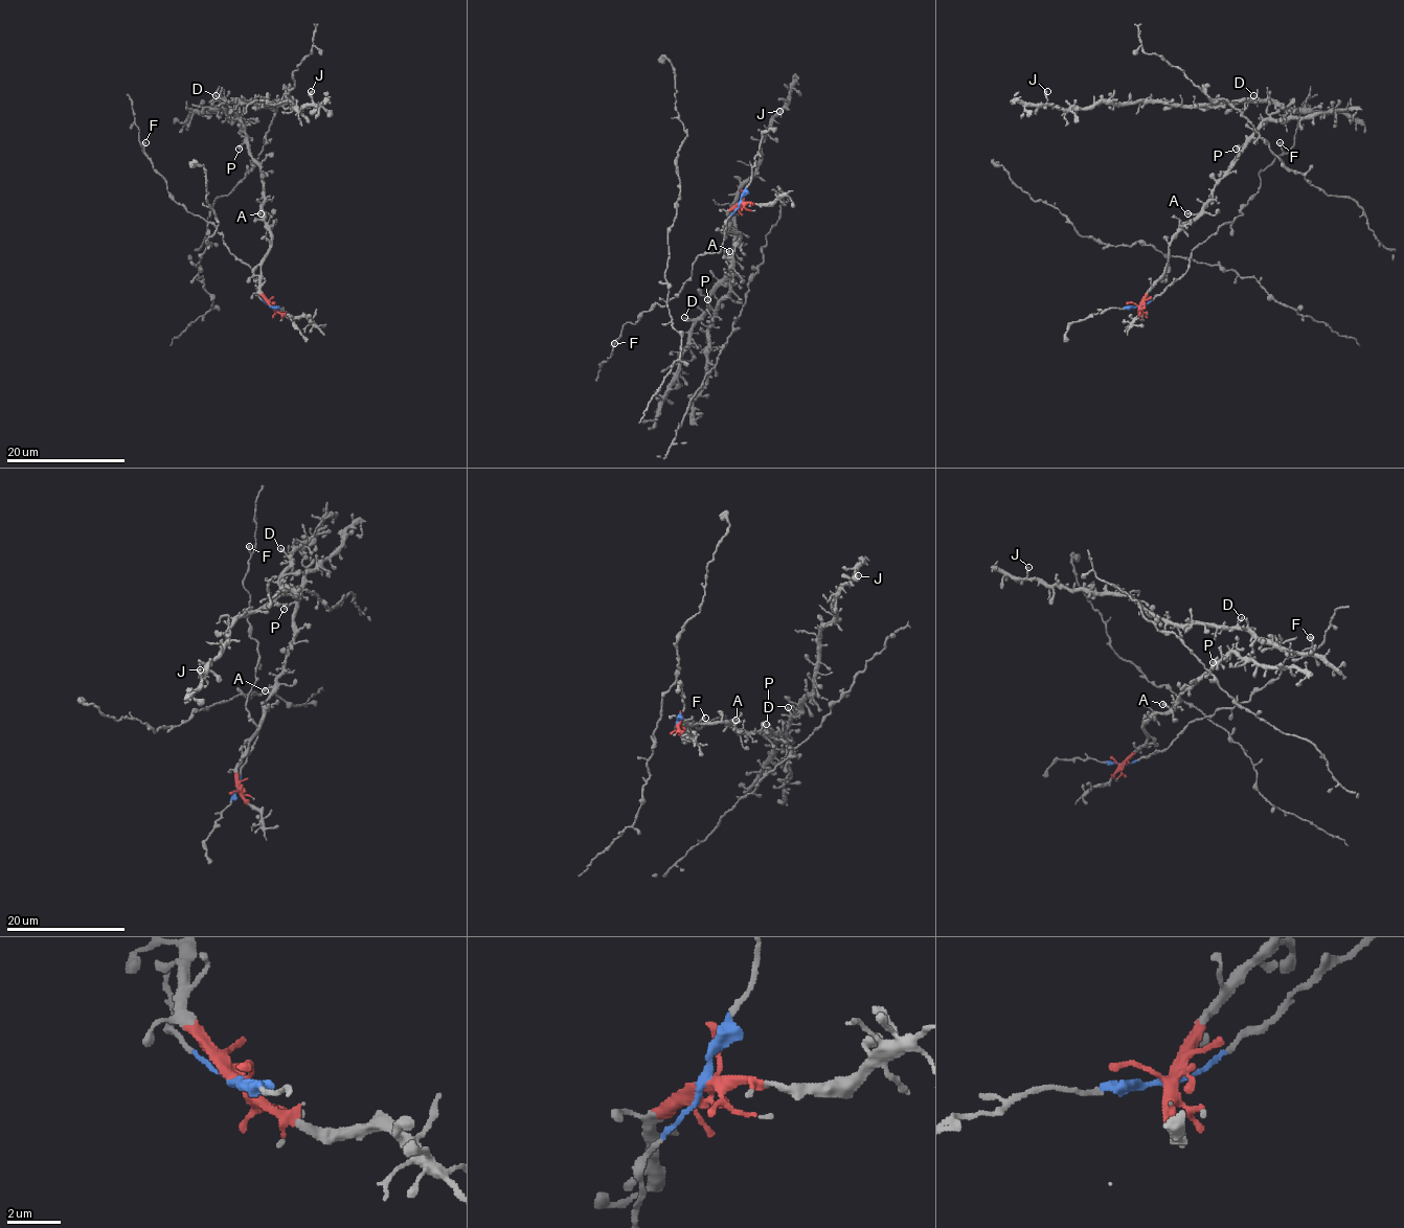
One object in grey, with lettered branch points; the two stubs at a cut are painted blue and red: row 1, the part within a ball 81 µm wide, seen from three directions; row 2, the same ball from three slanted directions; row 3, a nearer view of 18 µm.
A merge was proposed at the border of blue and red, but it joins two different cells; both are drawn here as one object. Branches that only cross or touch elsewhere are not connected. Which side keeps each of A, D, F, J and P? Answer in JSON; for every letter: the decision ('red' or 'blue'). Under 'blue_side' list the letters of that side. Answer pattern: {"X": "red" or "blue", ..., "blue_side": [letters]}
{"A": "red", "D": "red", "F": "blue", "J": "red", "P": "red", "blue_side": ["F"]}

